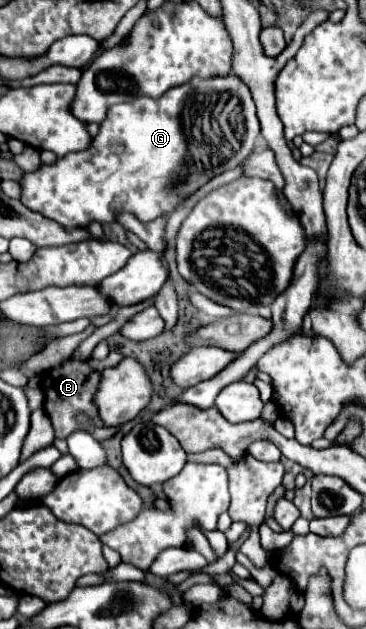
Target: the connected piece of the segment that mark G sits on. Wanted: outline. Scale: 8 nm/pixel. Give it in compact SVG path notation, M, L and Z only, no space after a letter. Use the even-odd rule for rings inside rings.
M239 77L191 79L189 83L171 87L171 91L163 93L159 99L139 97L131 103L109 107L107 117L99 125L99 133L91 141L89 149L69 153L53 165L39 165L39 169L23 173L19 179L21 203L43 217L57 221L63 229L85 229L91 221L111 223L119 213L131 213L141 223L149 223L173 213L181 201L201 189L215 175L241 165L251 155L257 135L259 119L255 115L255 103L247 85ZM233 97L239 99L239 103L233 103L241 107L239 117L235 117L237 113L231 113L225 119L229 127L219 127L219 131L215 131L217 139L223 139L225 145L233 143L233 149L229 149L225 159L211 171L195 171L187 183L175 183L190 155L181 123L183 111L189 109L191 115L201 115L201 119L221 123L219 115Z

